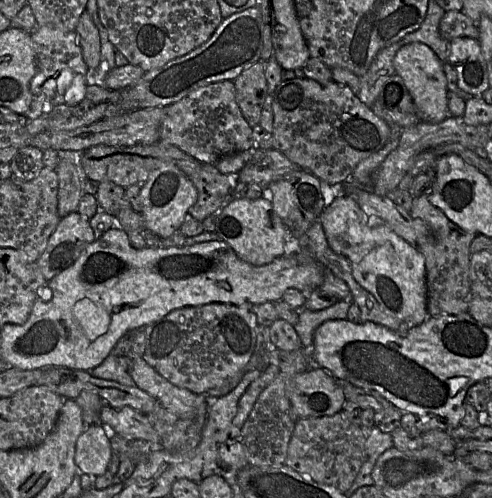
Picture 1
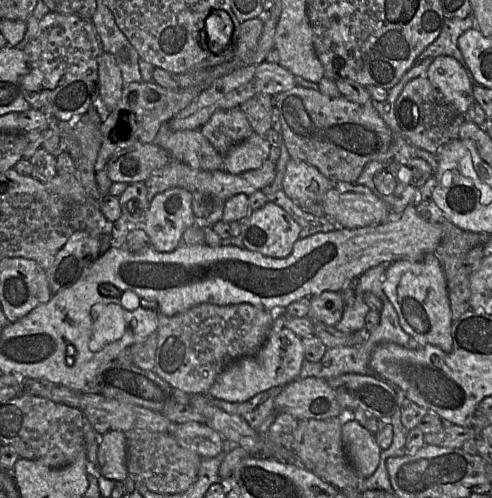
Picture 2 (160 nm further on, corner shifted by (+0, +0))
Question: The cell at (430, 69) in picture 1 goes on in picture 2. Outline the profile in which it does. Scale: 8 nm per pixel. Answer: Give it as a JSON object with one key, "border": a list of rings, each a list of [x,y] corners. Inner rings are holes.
{"border":[[[437,56],[429,65],[426,76],[460,112],[465,113],[475,103],[471,73],[467,66],[464,67],[455,58]]]}

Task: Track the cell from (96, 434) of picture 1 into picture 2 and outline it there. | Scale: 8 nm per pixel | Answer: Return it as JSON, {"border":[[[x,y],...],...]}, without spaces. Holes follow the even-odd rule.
{"border":[[[109,430],[100,436],[98,469],[105,478],[118,482],[124,481],[129,476],[126,433]]]}

